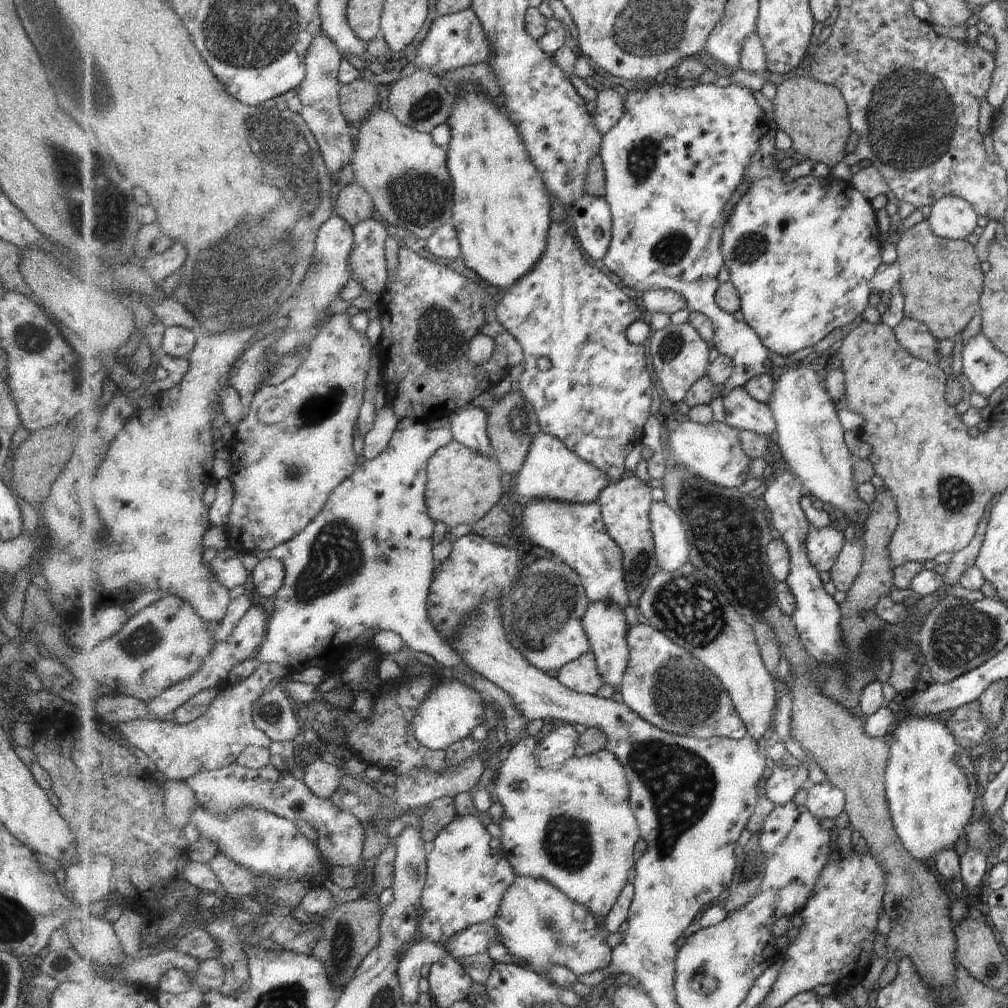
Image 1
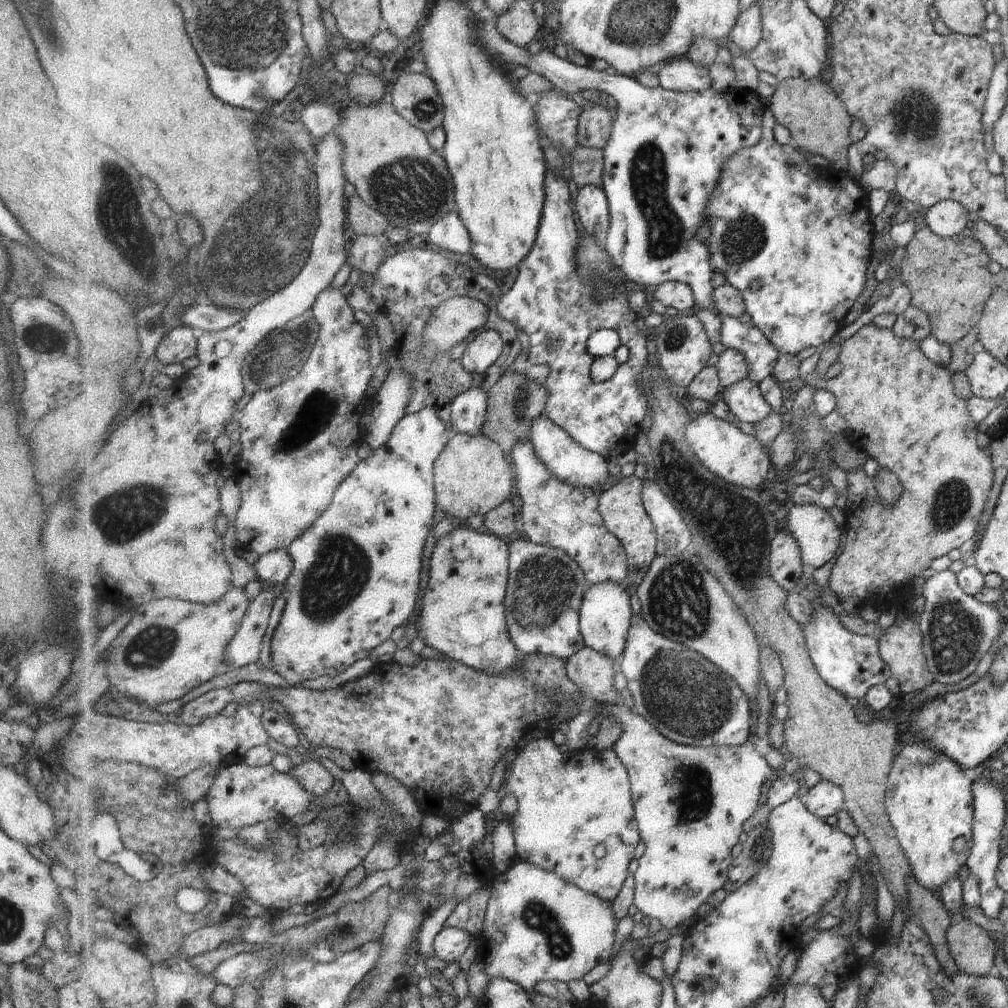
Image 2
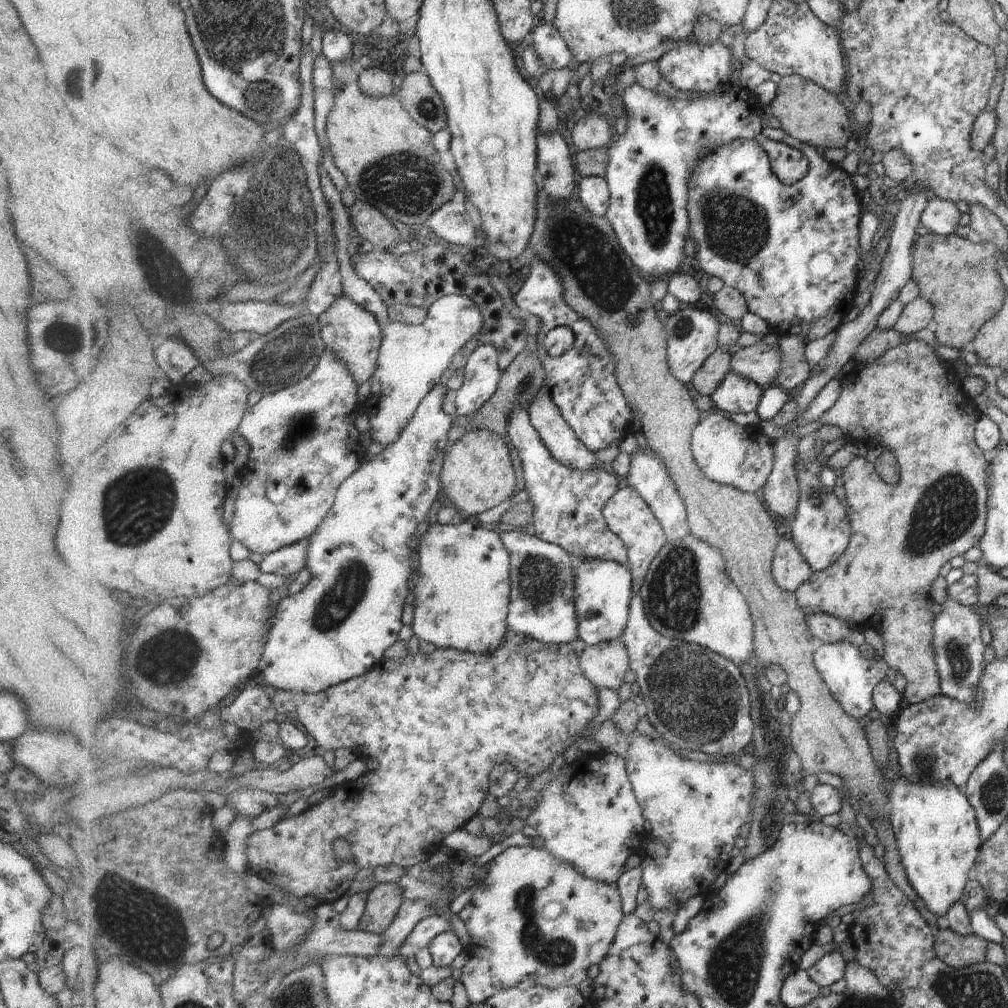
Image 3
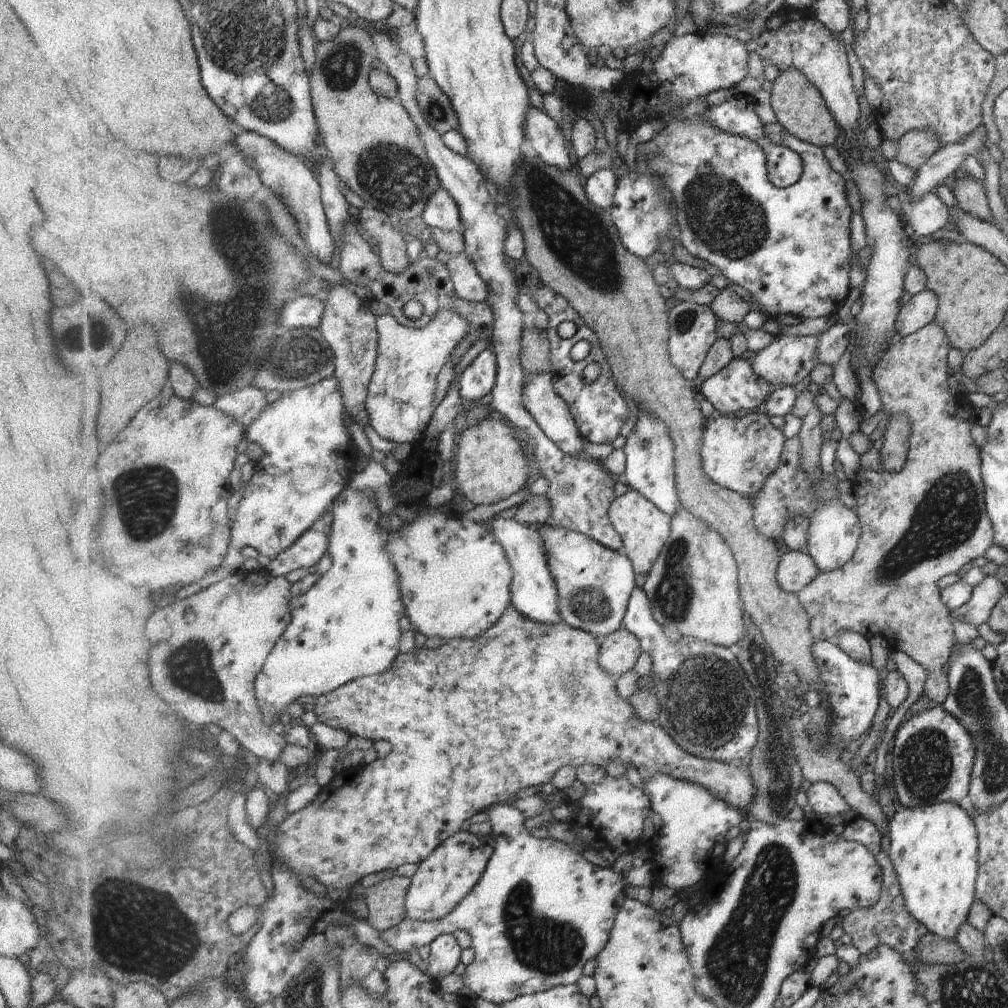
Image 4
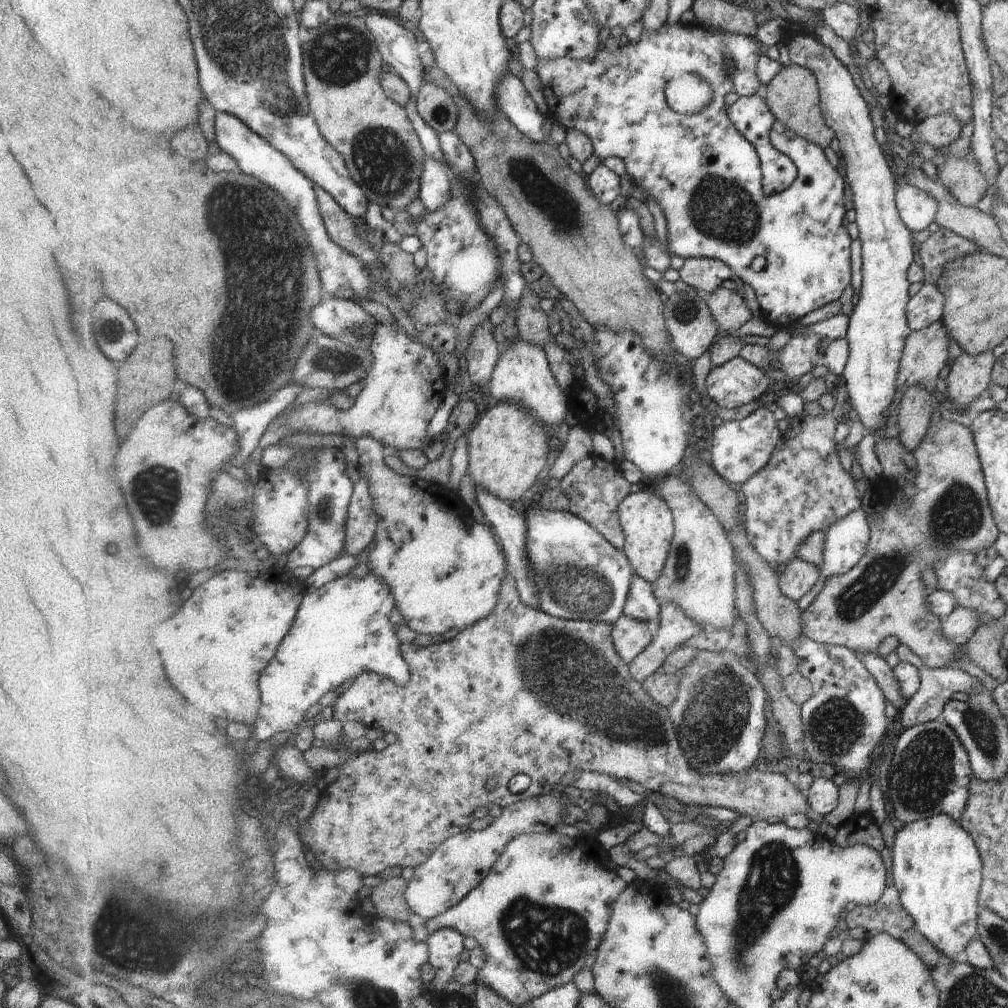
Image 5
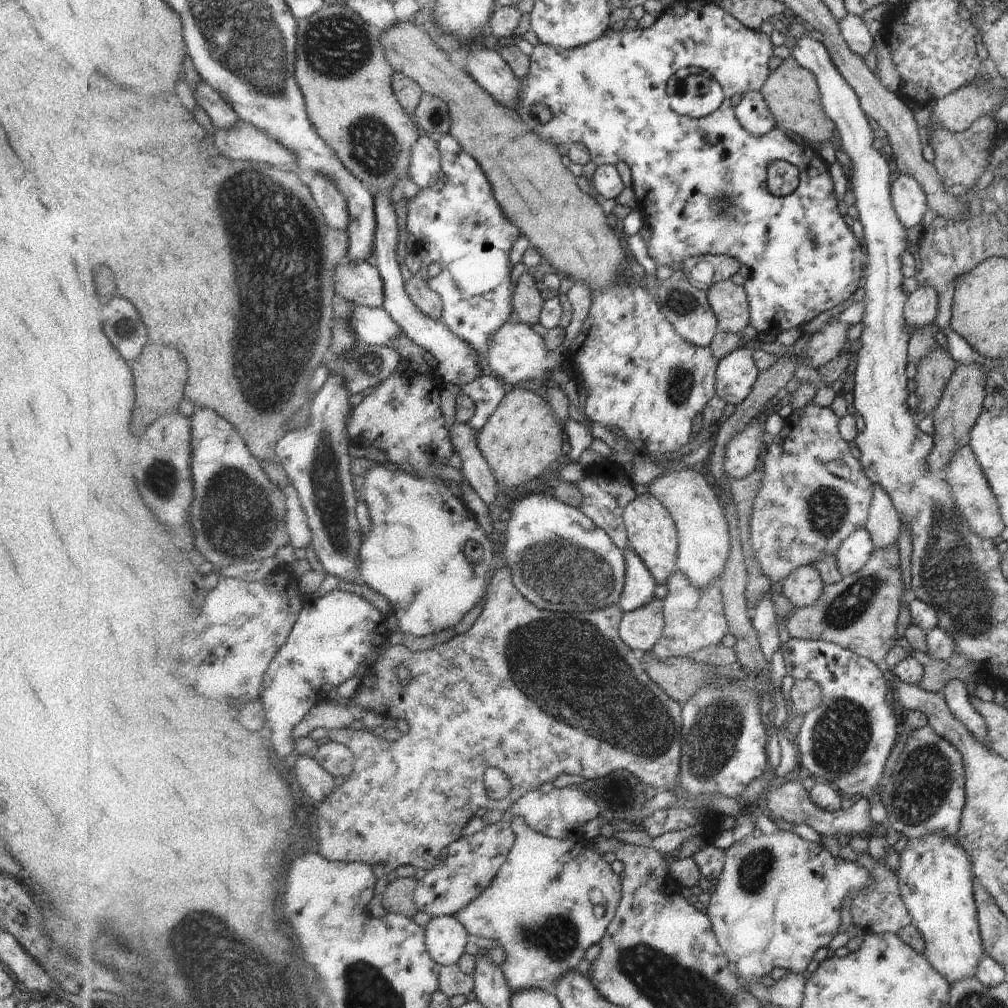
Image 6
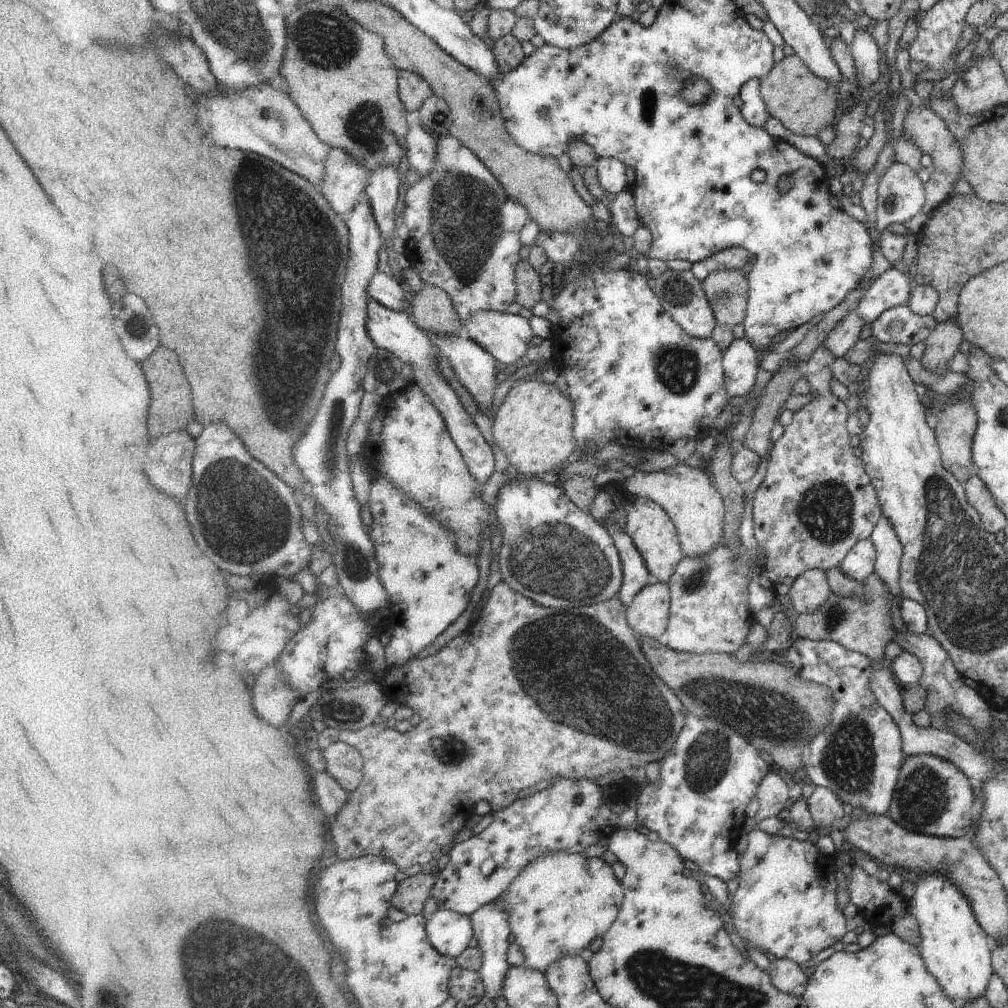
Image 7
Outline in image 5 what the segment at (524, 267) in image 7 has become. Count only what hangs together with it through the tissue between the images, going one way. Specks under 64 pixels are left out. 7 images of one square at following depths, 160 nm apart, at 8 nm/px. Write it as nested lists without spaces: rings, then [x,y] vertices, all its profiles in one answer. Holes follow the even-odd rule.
[[[526,286],[523,300],[515,314],[521,340],[545,348],[549,342],[557,342],[558,338],[553,337],[550,318],[541,310],[539,302],[541,302],[539,296]]]

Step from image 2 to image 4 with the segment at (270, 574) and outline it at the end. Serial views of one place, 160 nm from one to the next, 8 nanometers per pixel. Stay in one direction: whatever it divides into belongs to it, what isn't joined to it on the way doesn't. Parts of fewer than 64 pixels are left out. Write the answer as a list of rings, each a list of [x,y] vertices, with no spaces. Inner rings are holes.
[[[333,504],[325,516],[321,516],[313,528],[306,532],[291,548],[276,556],[265,568],[275,576],[285,576],[291,570],[316,566],[328,555],[329,540],[332,540]]]

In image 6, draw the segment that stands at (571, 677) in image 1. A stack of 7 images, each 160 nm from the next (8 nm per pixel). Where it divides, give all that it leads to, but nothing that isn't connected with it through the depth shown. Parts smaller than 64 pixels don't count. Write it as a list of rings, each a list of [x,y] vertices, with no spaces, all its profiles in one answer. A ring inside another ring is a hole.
[[[655,599],[645,608],[624,614],[620,623],[621,639],[633,651],[645,654],[664,636],[664,600]]]

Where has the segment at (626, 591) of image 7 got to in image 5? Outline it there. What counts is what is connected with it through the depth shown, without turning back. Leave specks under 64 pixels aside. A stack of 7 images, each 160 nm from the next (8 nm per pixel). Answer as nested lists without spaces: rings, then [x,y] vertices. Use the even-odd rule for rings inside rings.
[[[635,574],[624,615],[645,621],[656,629],[661,608],[661,602],[656,597],[653,585]]]

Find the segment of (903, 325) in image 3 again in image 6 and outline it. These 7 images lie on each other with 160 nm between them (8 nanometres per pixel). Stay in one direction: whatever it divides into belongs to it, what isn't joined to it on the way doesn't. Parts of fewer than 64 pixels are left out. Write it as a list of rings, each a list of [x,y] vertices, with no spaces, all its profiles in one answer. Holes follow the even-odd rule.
[[[918,287],[911,292],[904,304],[904,318],[913,328],[933,324],[938,310],[936,290],[930,287]]]

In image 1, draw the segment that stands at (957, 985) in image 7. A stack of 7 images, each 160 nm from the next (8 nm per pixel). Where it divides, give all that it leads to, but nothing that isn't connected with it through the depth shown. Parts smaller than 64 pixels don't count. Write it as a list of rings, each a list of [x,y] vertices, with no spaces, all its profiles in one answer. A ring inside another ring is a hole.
[[[906,717],[895,726],[892,735],[887,736],[890,753],[887,770],[884,771],[884,792],[892,824],[904,848],[913,858],[931,866],[936,852],[953,849],[957,838],[964,834],[965,825],[973,812],[977,782],[971,762],[974,755],[956,742],[941,720],[928,720],[928,717]]]

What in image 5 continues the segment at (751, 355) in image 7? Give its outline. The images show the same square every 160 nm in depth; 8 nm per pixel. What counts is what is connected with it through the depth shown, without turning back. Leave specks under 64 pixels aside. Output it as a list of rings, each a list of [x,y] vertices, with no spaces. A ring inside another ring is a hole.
[[[738,357],[712,368],[706,378],[705,390],[718,408],[735,410],[753,400],[759,402],[772,383],[763,369]]]

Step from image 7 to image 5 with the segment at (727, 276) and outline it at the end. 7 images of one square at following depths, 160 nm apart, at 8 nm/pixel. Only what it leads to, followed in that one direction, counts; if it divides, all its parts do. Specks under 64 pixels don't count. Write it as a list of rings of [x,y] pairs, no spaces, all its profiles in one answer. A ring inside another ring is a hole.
[[[720,287],[706,298],[706,304],[724,333],[739,330],[754,317],[739,290],[732,291]]]

